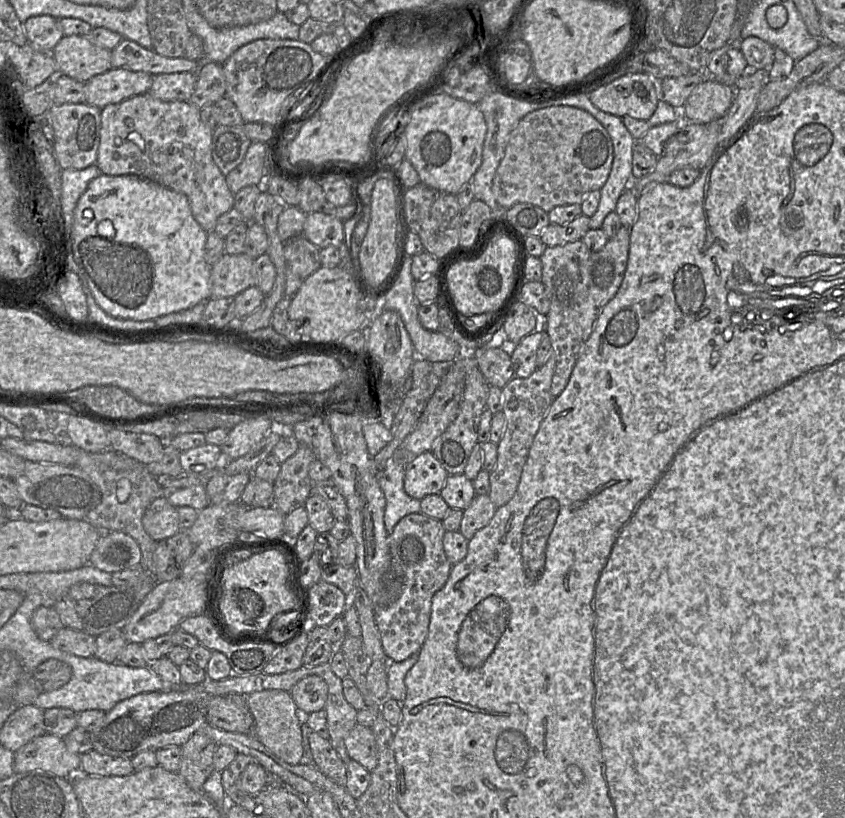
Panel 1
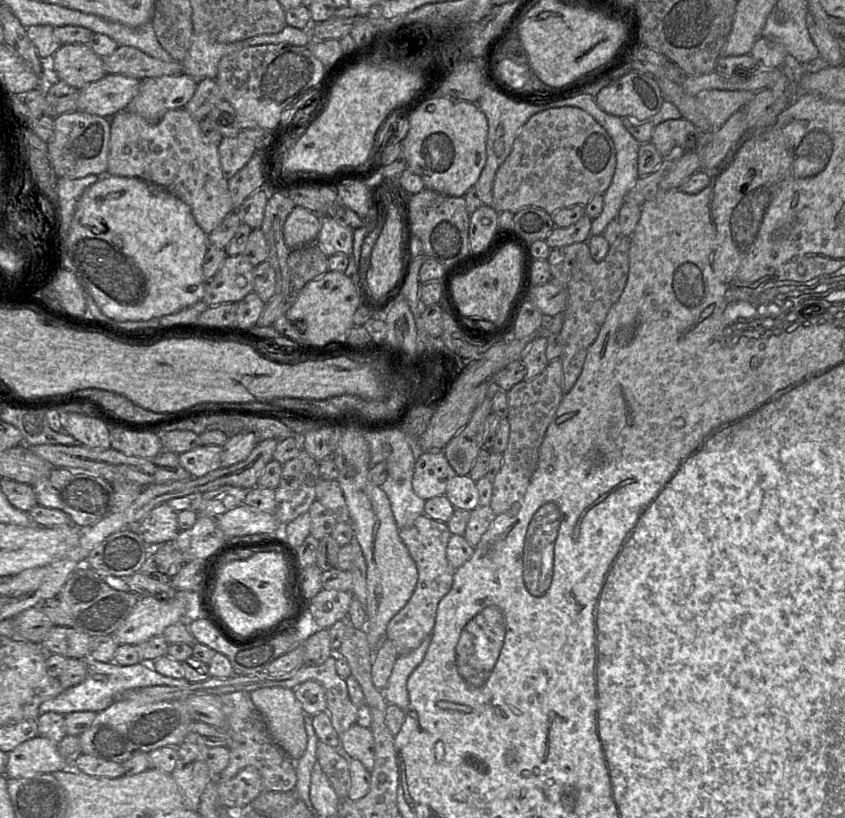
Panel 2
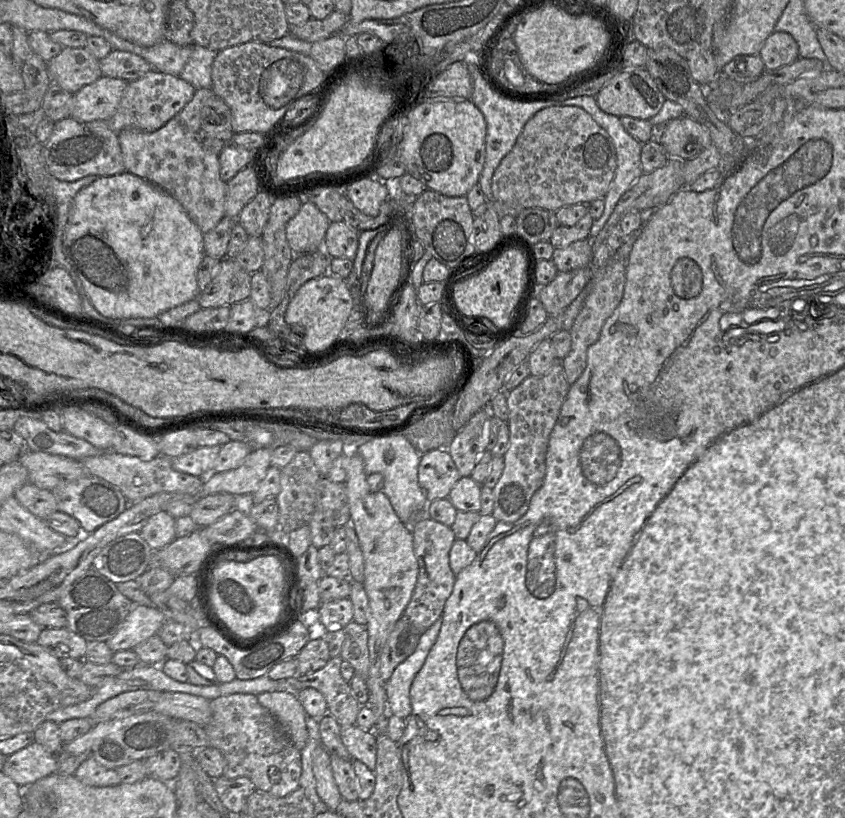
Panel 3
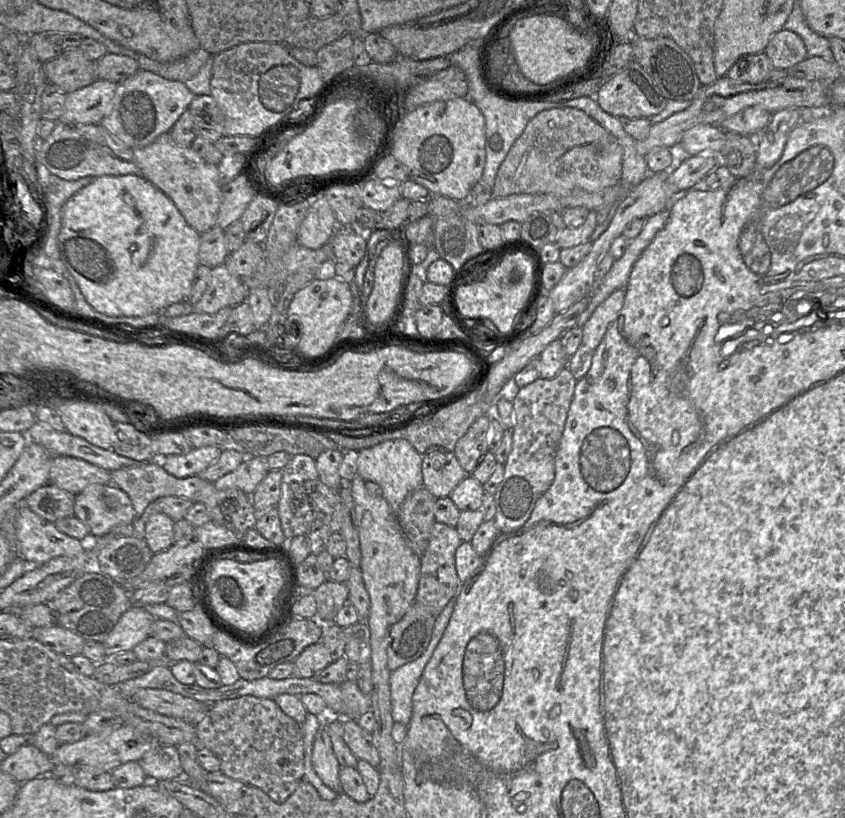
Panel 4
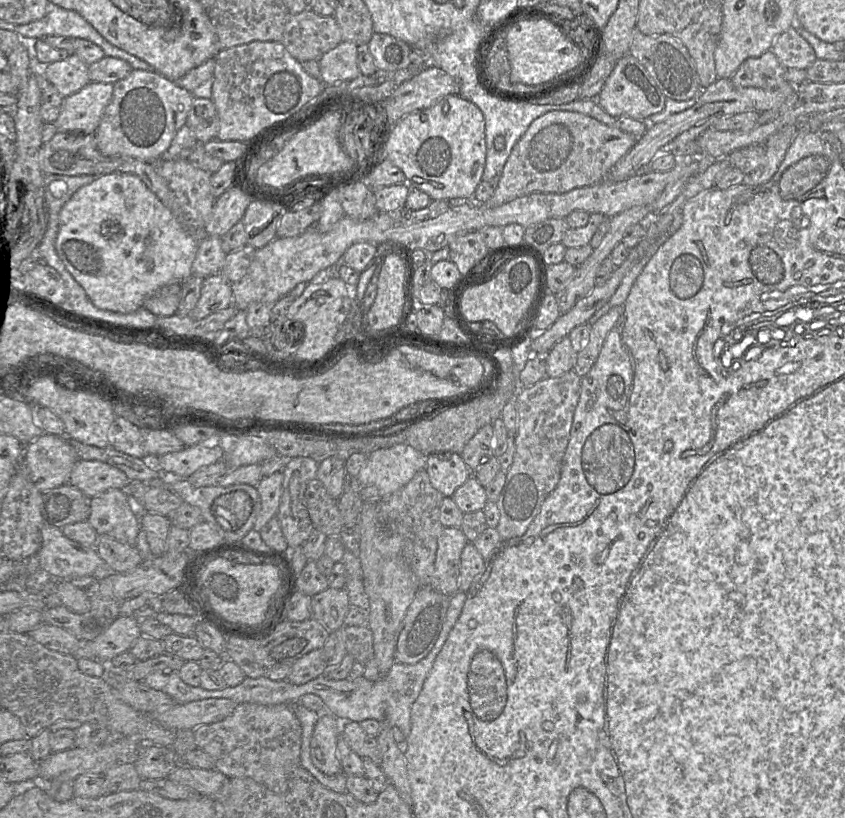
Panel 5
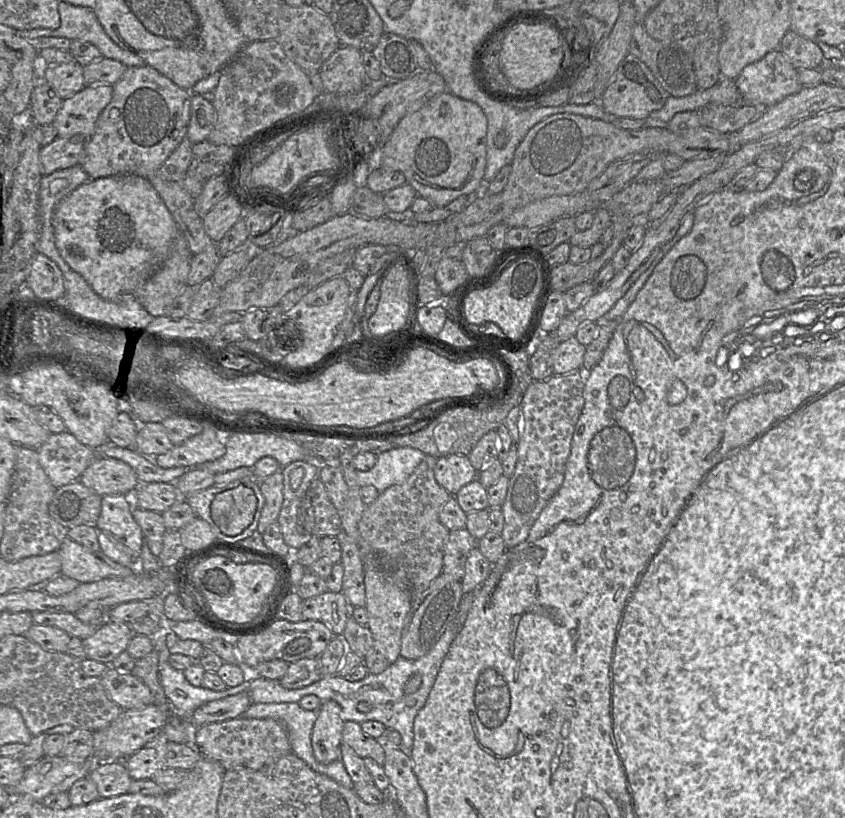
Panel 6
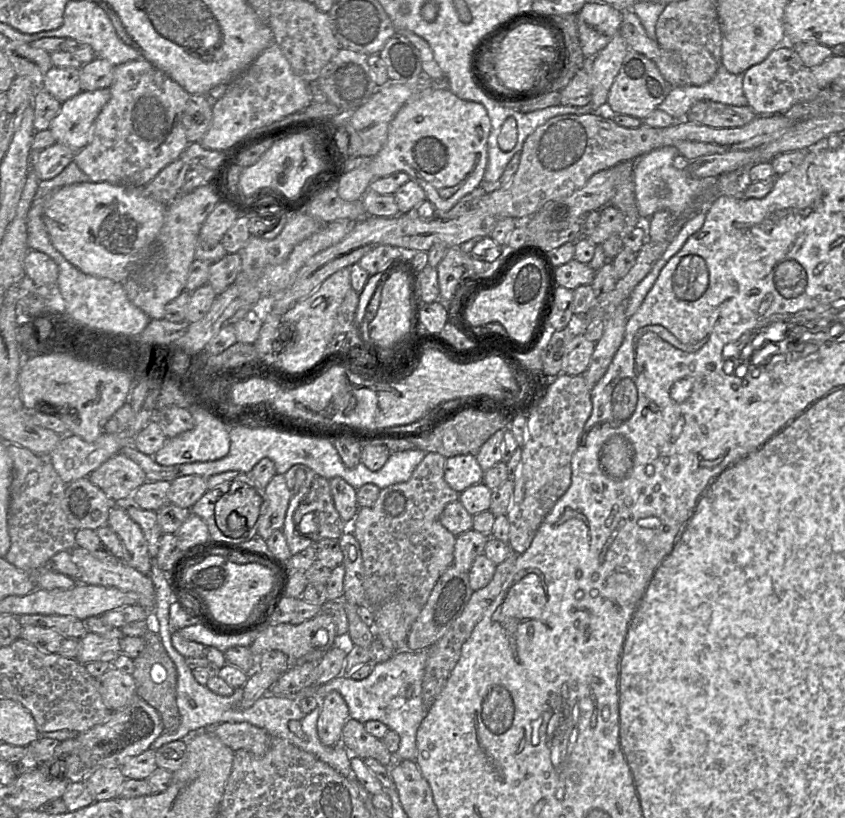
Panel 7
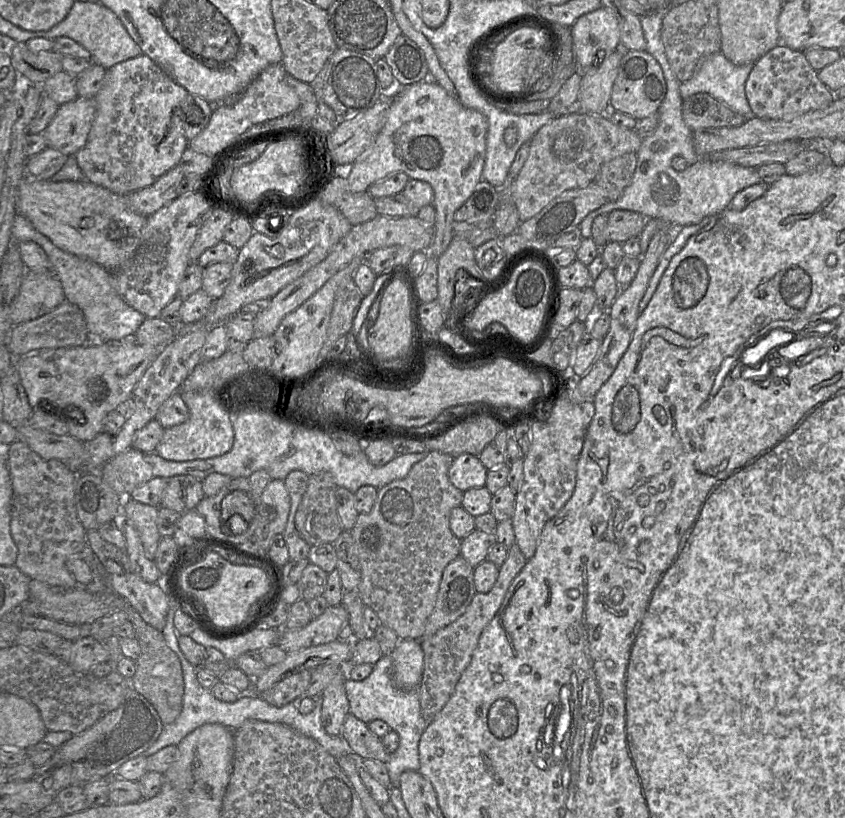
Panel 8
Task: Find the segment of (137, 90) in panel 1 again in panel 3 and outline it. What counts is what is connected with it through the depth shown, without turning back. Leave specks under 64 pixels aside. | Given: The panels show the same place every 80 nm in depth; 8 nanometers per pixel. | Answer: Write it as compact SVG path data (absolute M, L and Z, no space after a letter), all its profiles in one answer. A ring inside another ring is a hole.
M101 76L72 97L71 116L77 121L108 120L117 111L128 82Z

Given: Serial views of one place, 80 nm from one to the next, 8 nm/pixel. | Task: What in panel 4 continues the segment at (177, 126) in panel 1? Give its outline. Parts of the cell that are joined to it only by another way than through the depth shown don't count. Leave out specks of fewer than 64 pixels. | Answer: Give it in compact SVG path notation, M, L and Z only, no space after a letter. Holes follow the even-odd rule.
M169 132L160 135L148 146L132 150L141 175L175 204L193 229L202 234L216 226L222 200L217 165L204 161L191 146L177 144Z

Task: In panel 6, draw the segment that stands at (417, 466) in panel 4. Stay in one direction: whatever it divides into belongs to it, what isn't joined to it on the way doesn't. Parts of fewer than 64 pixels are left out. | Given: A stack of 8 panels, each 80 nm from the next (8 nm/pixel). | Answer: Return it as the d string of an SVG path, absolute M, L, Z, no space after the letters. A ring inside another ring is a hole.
M411 447L392 448L378 454L372 469L357 470L358 485L372 485L381 493L393 485L402 484L425 456L422 451Z

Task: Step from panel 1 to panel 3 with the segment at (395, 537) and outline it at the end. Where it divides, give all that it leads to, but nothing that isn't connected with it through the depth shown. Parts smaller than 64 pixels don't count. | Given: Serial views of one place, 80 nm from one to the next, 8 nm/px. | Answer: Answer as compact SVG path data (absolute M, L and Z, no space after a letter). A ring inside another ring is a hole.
M431 518L417 522L411 528L411 533L418 563L418 577L412 597L403 615L407 617L418 634L423 634L441 617L445 602L453 590L455 574L449 564L449 552L456 537L449 526Z

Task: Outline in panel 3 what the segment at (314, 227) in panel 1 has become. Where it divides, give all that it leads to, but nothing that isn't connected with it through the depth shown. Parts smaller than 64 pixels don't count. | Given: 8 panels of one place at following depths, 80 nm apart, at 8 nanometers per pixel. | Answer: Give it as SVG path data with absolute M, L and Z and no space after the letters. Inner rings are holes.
M344 221L330 222L326 231L323 249L330 258L353 260L358 249L360 231Z

